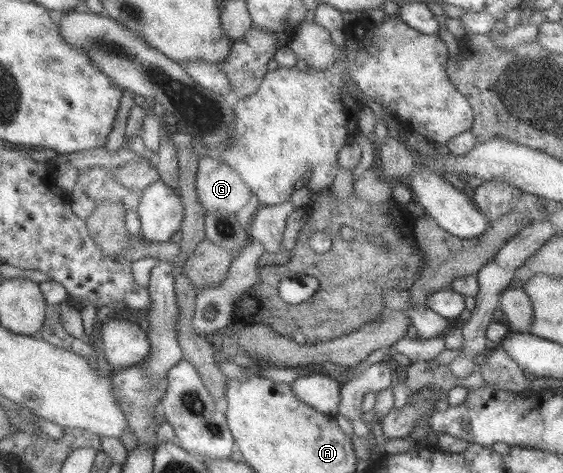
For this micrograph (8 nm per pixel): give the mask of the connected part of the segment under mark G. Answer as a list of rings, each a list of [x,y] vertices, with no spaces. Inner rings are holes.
[[[203,156],[197,171],[198,198],[207,212],[242,212],[252,199],[252,189],[242,176],[217,156]]]

